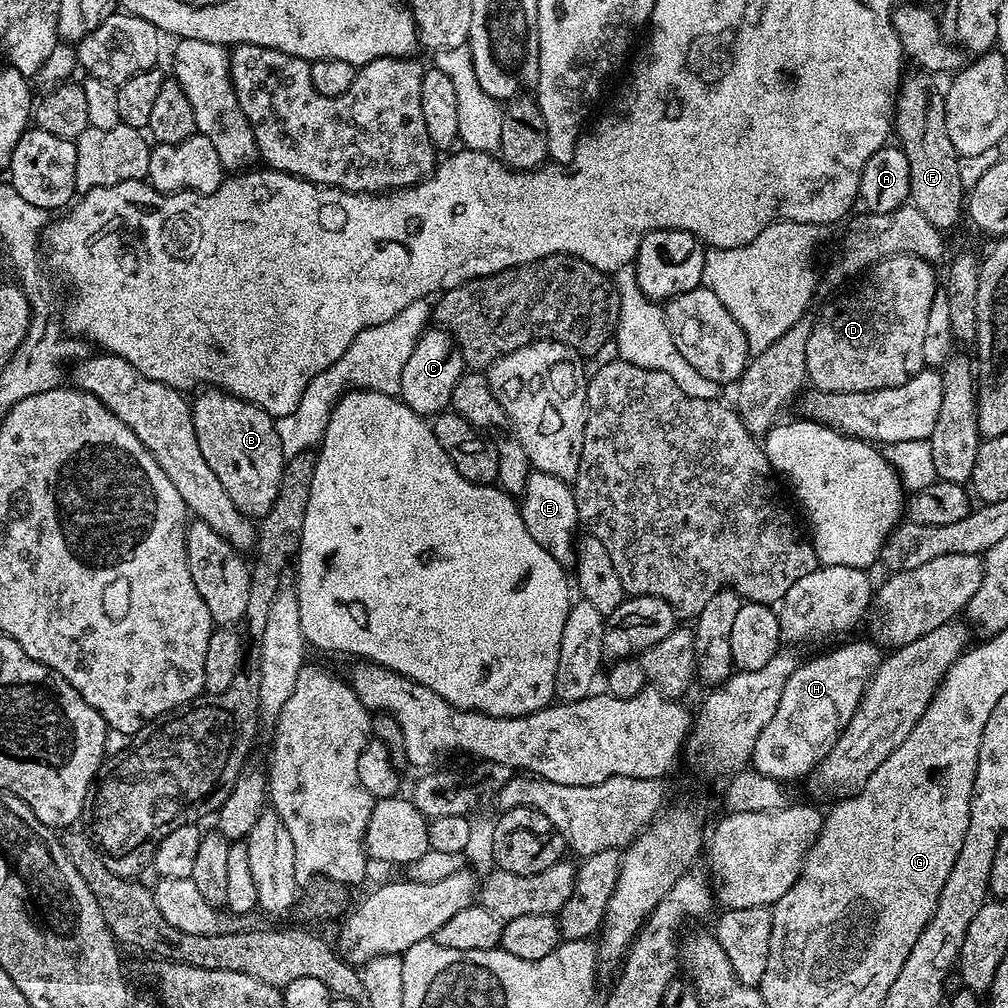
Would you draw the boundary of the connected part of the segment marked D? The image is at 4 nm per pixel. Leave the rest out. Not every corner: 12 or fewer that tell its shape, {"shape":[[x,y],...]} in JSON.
{"shape":[[875,261],[815,317],[817,392],[873,392],[921,371],[931,263]]}

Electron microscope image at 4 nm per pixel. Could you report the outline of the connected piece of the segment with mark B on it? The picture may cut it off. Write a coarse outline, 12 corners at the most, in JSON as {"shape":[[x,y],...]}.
{"shape":[[191,401],[206,466],[249,518],[270,514],[286,459],[266,410]]}

